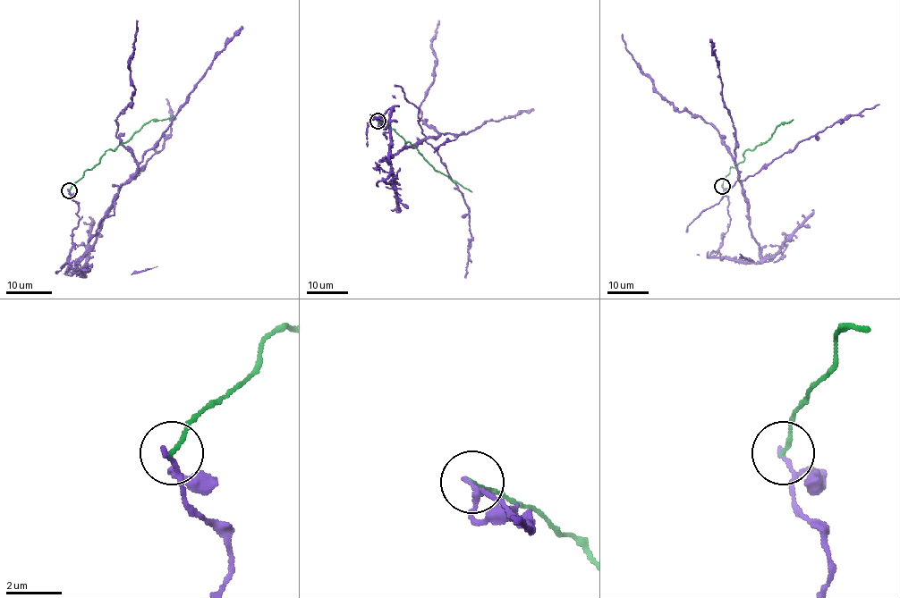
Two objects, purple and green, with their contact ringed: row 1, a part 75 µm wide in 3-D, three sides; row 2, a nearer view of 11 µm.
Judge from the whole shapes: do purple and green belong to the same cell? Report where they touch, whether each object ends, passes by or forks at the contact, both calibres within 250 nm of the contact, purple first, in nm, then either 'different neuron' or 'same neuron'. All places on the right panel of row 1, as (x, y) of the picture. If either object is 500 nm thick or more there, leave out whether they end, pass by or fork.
at (722, 186); purple passes by; green ends there; 120 nm thick on the purple side, 150 nm on the other; different neuron

